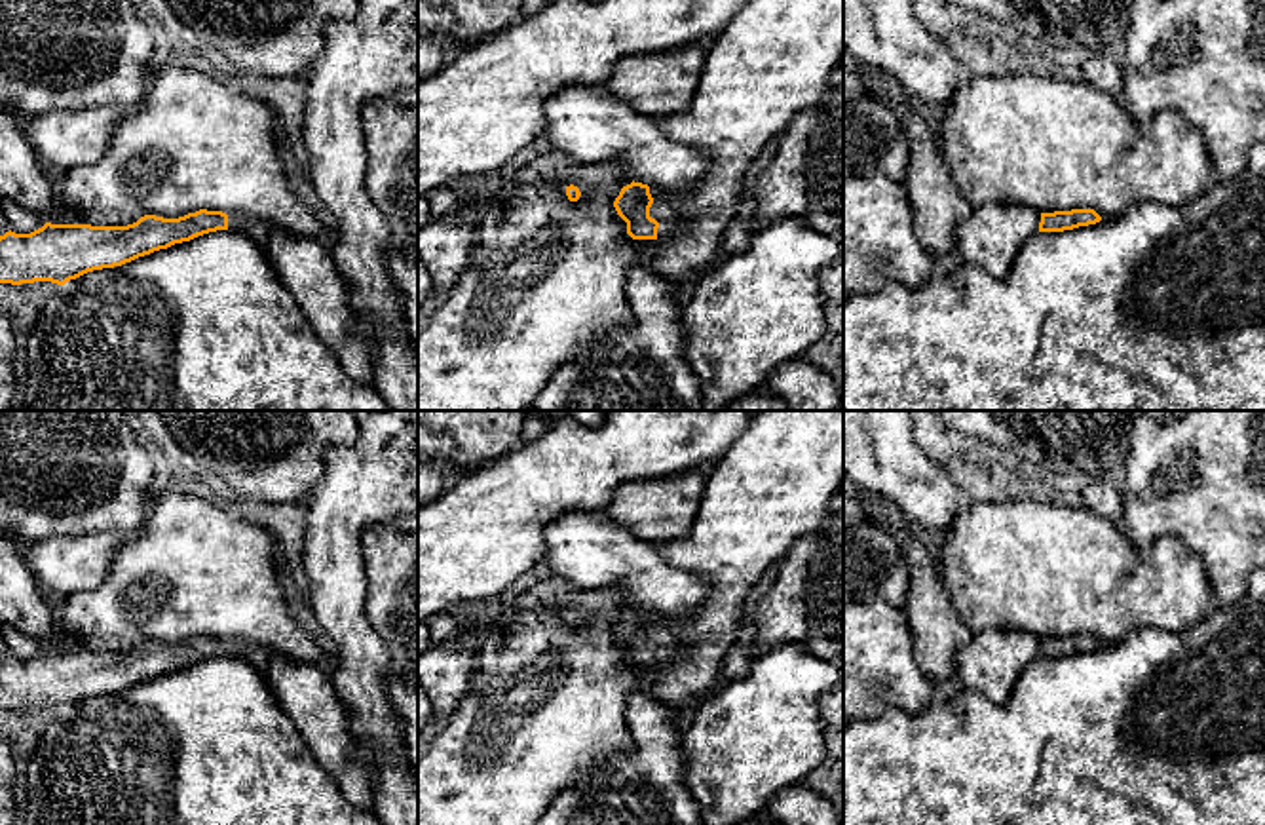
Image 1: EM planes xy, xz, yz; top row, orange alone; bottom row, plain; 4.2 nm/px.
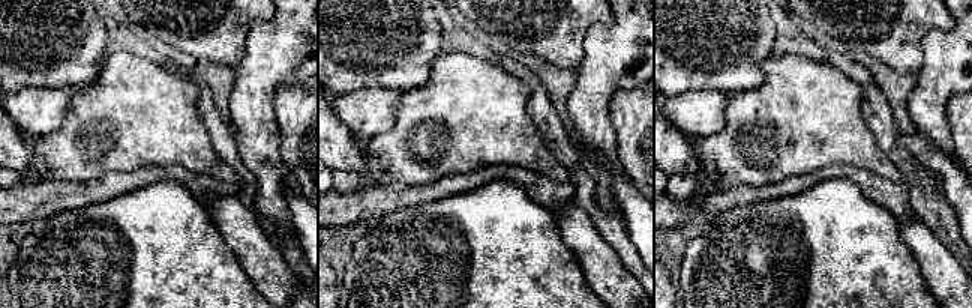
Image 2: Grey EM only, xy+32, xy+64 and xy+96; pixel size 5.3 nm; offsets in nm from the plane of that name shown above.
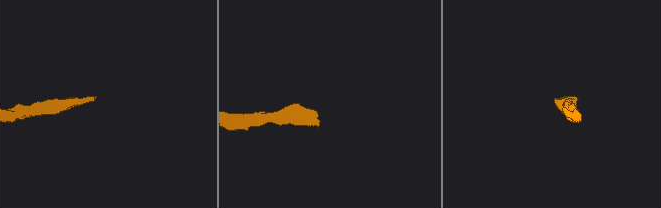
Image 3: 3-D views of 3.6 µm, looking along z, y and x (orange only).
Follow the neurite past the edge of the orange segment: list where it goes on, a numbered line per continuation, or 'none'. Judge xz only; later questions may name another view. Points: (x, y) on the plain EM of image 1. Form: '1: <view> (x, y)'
1: xz (661, 635)

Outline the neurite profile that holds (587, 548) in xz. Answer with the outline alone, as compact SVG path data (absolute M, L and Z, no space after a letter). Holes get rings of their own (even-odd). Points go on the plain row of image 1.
M570 511L543 528L543 561L576 587L617 587L634 608L689 616L710 595L710 582L667 563L653 542L615 525L604 511Z

